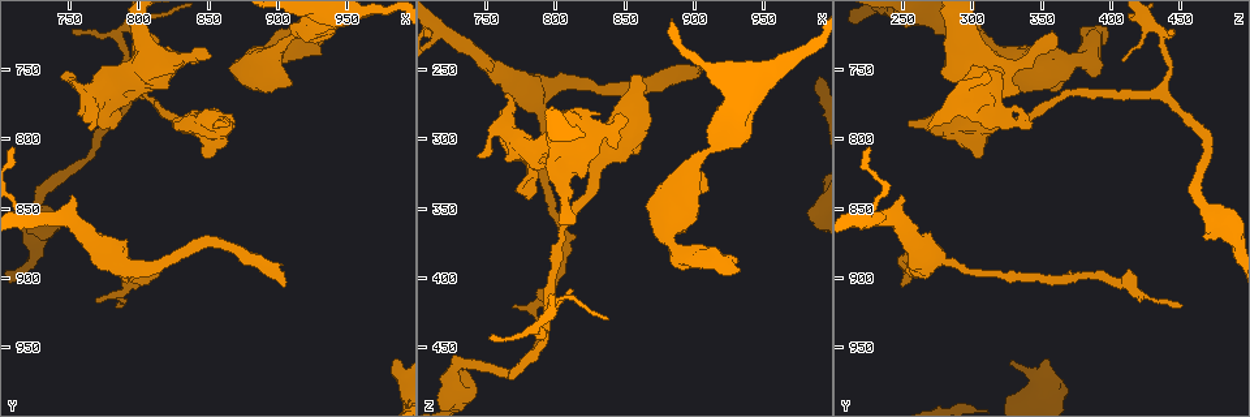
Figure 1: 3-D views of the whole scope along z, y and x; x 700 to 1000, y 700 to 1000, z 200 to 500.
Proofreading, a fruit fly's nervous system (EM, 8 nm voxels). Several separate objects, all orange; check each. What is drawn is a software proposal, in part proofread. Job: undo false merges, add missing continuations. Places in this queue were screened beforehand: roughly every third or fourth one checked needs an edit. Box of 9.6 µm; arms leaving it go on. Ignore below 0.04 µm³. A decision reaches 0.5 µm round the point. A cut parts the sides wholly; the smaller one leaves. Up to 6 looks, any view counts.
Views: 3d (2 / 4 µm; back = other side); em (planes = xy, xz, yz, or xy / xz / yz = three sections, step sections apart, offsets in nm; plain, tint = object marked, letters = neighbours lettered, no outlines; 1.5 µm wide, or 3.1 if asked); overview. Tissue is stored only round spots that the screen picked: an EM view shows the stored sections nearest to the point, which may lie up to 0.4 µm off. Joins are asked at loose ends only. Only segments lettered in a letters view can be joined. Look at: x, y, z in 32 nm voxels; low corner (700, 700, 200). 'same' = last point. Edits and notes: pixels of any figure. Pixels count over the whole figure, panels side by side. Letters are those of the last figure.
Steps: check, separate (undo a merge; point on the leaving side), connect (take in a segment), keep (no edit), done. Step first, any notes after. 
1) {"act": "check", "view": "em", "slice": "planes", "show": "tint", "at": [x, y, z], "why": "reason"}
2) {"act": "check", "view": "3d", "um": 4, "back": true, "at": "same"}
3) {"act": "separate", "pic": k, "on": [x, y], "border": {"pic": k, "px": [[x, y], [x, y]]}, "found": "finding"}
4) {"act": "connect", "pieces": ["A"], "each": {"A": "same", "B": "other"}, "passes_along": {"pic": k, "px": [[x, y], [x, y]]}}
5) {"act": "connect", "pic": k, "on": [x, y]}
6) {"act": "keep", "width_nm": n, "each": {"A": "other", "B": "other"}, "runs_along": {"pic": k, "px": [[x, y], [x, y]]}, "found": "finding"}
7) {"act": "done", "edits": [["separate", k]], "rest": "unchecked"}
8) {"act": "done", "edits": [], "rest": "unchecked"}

{"act": "check", "view": "3d", "um": 2, "at": [862, 788, 254], "why": "branch stops here"}

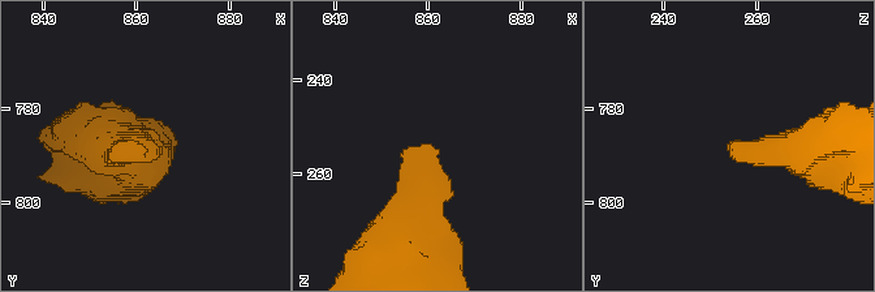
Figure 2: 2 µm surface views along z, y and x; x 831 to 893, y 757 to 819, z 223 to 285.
{"act": "check", "view": "em", "slice": "xy", "step": 4, "show": "letters", "at": [861, 788, 254]}

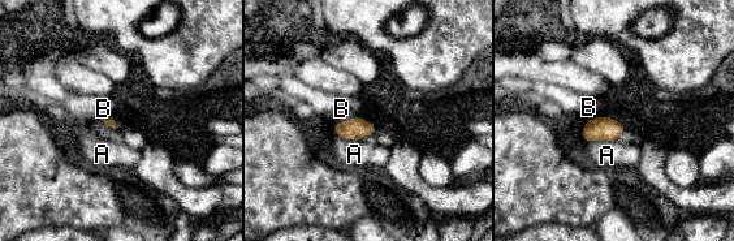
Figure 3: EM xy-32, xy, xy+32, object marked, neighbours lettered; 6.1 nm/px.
{"act": "keep", "each": {"A": "other", "B": "other"}, "border": {"pic": 3, "px": [[359, 116], [339, 124]]}, "found": "no lettered segment goes on from it"}

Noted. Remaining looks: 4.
{"act": "check", "view": "em", "slice": "xy", "step": 8, "show": "letters", "at": [764, 794, 266], "why": "free end"}

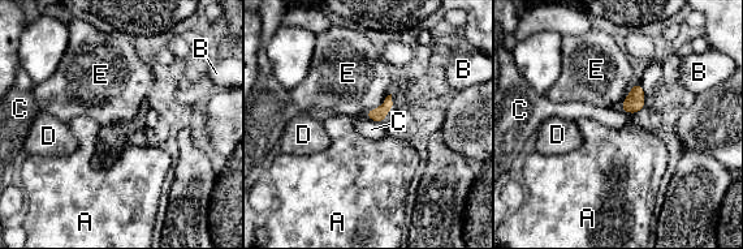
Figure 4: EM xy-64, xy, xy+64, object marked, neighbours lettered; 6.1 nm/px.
{"act": "keep", "each": {"A": "other", "B": "other", "C": "other", "D": "other", "E": "other"}, "border": {"pic": 4, "px": [[391, 93], [378, 107], [367, 111]]}, "found": "no lettered segment goes on from it"}

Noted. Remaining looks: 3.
{"act": "check", "view": "em", "slice": "planes", "show": "letters", "at": [792, 768, 434], "why": "arms part here"}

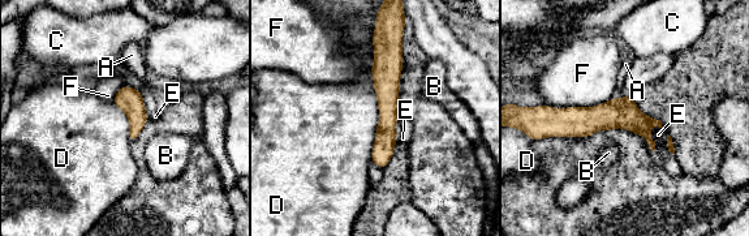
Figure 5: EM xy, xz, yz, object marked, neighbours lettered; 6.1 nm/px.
{"act": "keep", "longest_contact_nm": ["D", 600], "each": {"A": "other", "B": "other", "C": "other", "D": "other", "E": "other", "F": "other"}, "runs_along": {"pic": 5, "px": [[382, 43], [387, 127], [381, 163]]}, "found": "one cell here"}

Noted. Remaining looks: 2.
{"act": "done", "edits": [], "rest": "unchecked"}

